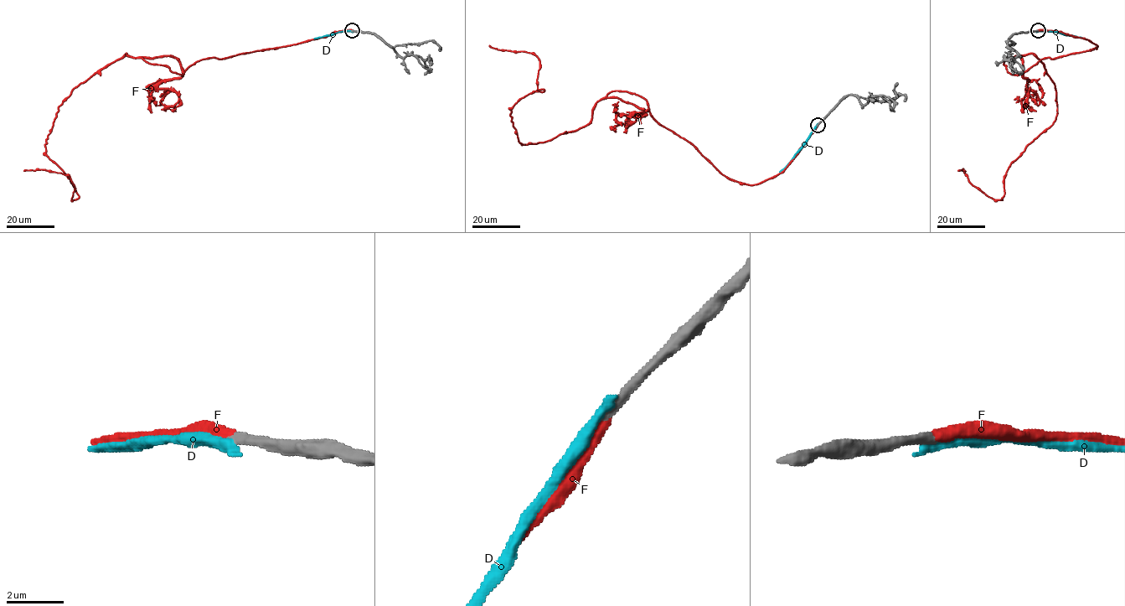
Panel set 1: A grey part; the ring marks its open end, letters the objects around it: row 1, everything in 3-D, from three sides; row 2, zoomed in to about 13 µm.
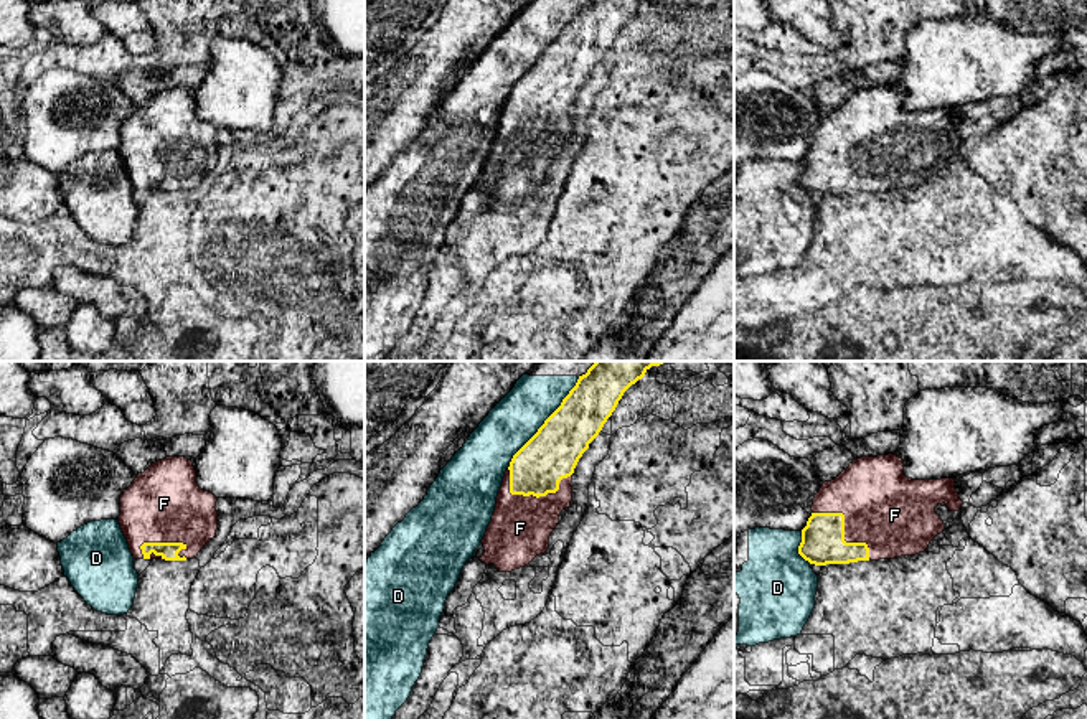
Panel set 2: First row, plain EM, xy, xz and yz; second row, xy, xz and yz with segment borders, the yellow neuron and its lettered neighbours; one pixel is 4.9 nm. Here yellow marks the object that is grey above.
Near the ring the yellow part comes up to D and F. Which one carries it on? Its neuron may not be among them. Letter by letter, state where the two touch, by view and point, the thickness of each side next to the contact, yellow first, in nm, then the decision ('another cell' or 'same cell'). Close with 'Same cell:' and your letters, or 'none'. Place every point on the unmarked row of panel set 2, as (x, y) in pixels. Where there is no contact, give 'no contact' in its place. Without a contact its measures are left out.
D: contact xz (545, 53); calibres 260 and 240 nm; another cell
F: contact xz (541, 126); calibres 260 and 300 nm; same cell
Same cell: F

